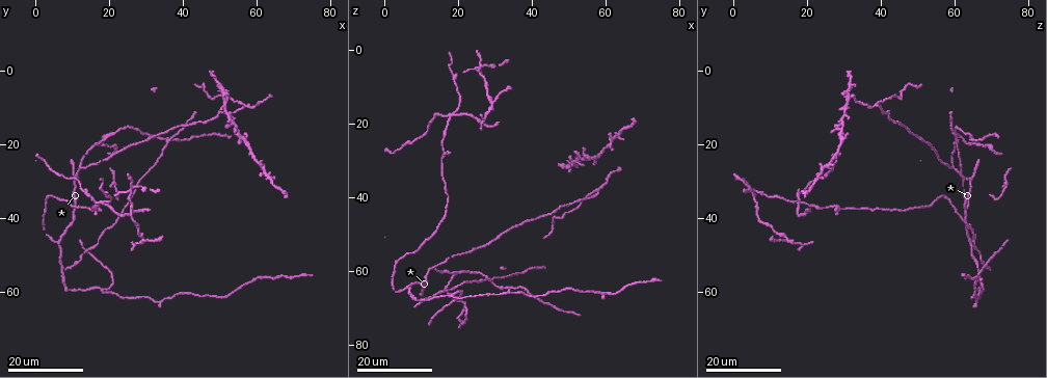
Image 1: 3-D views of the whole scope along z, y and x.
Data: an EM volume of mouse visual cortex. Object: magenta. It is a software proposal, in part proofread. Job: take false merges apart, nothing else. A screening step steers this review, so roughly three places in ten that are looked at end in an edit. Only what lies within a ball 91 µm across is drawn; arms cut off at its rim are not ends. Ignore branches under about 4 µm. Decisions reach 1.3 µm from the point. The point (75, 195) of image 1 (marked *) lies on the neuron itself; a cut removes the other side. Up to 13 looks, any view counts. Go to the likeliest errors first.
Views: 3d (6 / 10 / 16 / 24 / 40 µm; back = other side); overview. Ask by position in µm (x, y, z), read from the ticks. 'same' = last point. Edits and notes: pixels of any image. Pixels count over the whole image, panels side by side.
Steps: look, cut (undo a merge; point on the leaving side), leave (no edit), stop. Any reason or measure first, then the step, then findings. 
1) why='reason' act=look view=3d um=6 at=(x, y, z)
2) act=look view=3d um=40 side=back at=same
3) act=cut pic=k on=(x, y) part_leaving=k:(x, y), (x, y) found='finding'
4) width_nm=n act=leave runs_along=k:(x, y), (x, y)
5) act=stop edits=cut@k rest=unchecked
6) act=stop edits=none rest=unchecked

why='a fork' act=look view=3d um=24 at=(57.5, 10.0, 38.5)

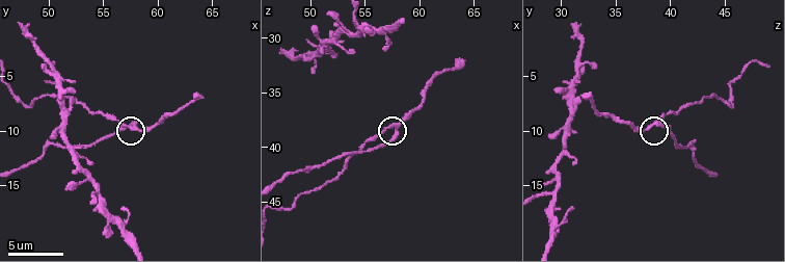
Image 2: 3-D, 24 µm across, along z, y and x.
why='closer look' act=look view=3d um=10 at=(57.4, 9.6, 38.0)

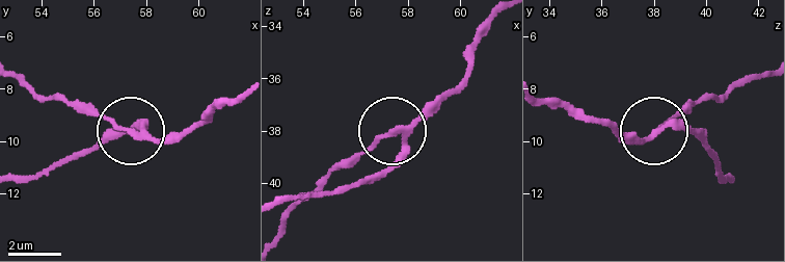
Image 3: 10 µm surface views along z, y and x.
arms=3 act=cut pic=3 on=(104, 115) found='a second neuron is stuck on'

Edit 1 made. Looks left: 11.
why='redraw' act=look view=overview

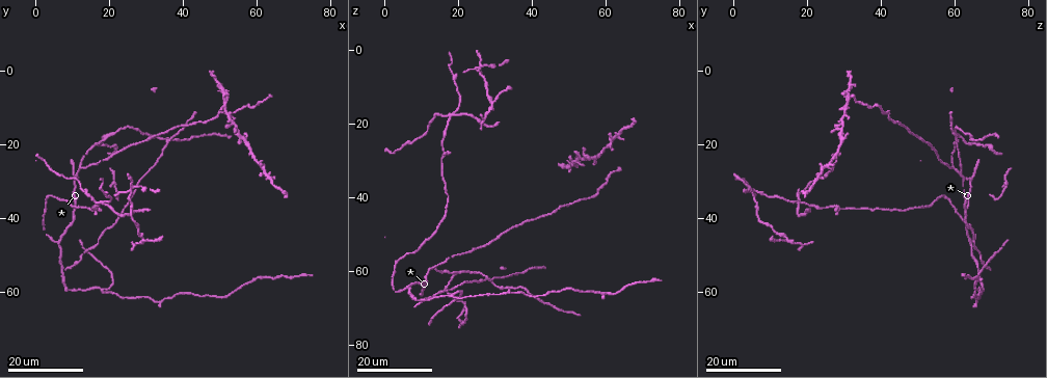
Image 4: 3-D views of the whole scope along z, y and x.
why='arms part here' act=look view=3d um=24 at=(17.0, 35.5, 18.0)

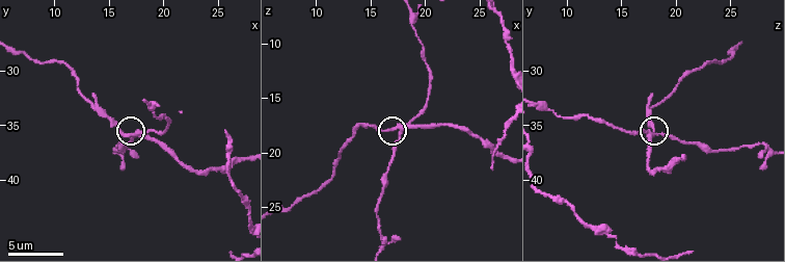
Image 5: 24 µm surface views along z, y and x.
act=look view=3d um=10 at=(17.2, 35.6, 17.6)

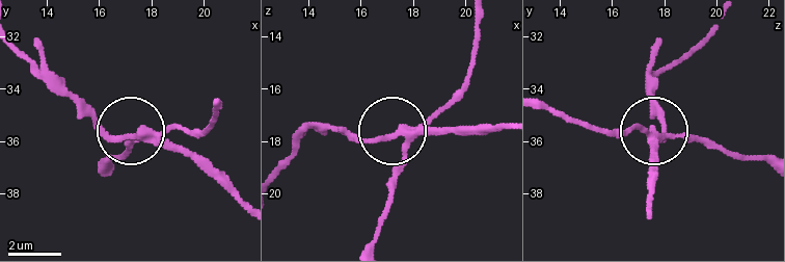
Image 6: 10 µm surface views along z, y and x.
act=cut pic=6 on=(188, 152) part_leaving=6:(151, 140), (106, 133), (19, 46) found='two neurons meet here'

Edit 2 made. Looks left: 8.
act=look view=overview

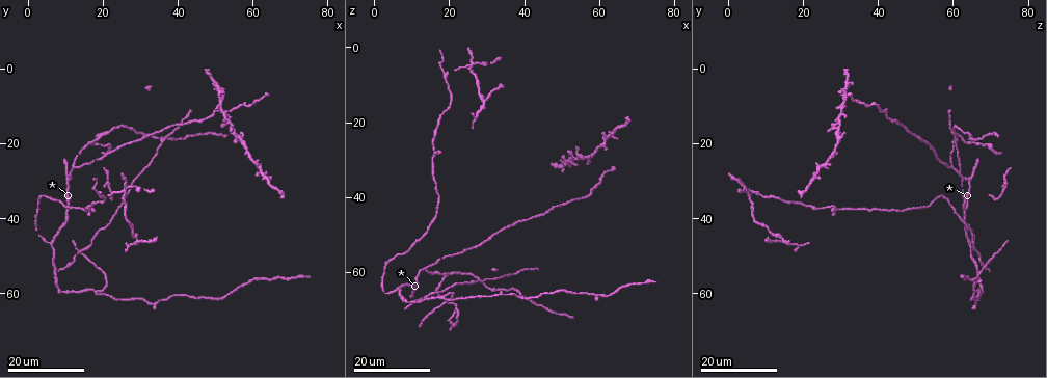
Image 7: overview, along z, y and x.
why='a fork' act=look view=3d um=24 at=(12.0, 26.0, 60.0)

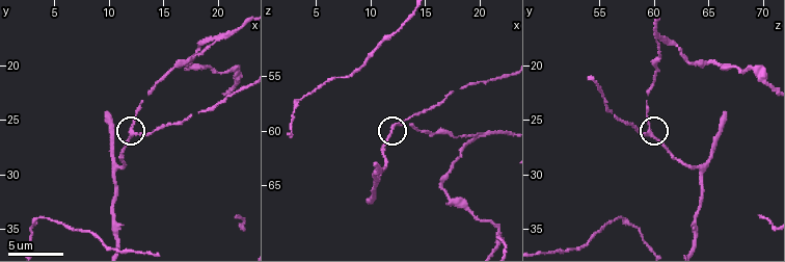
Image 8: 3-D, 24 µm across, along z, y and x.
act=look view=3d um=6 at=(12.2, 26.2, 59.6)

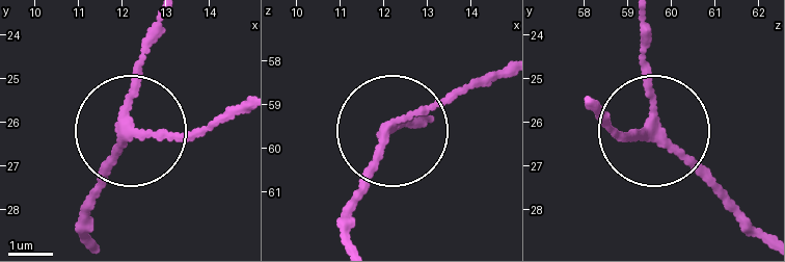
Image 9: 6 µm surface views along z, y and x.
width_nm=180 act=leave runs_along=9:(84, 240), (151, 24) found='one neuron here'

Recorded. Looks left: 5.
why='arms part here' act=look view=3d um=10 at=(52.2, 12.4, 30.0)

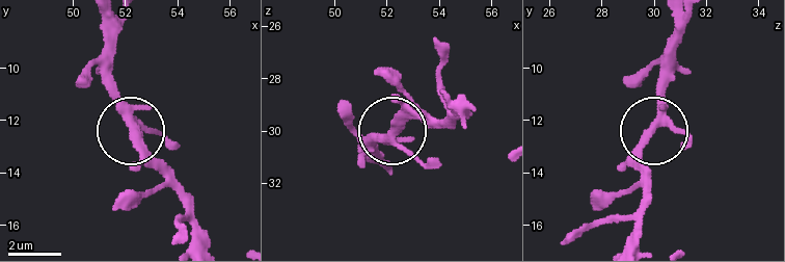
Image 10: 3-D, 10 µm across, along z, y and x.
width_nm=300 act=leave found='all the same neuron'

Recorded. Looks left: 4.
why='a fork' act=look view=3d um=24 at=(18.5, 60.0, 66.5)

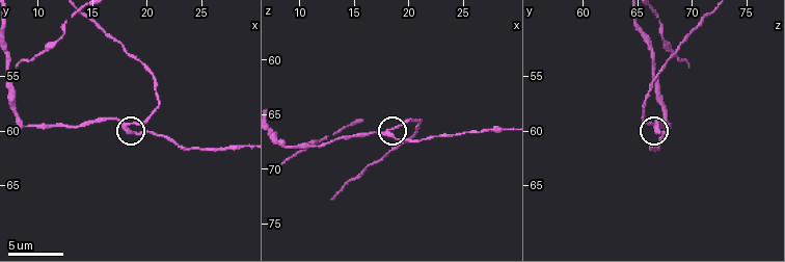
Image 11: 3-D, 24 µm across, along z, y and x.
why='zoom in' act=look view=3d um=10 at=(18.2, 59.8, 66.6)

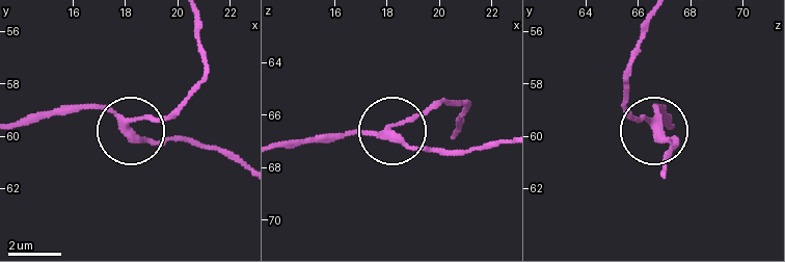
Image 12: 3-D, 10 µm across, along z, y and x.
arms=3 act=leave found='continuous, no second neuron'

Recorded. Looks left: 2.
why='two arms in line, one across' act=look view=3d um=10 at=(50.8, 11.4, 41.6)

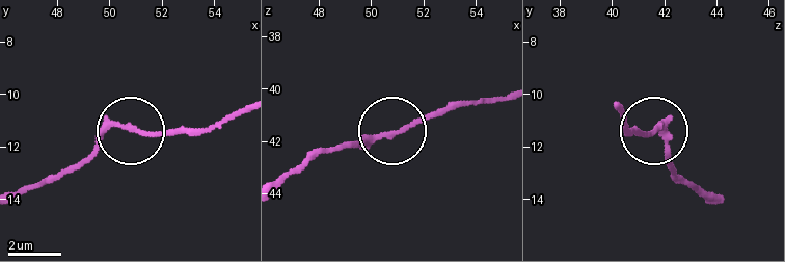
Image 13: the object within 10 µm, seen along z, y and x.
act=look view=3d um=10 side=back at=(50.8, 11.3, 41.7)

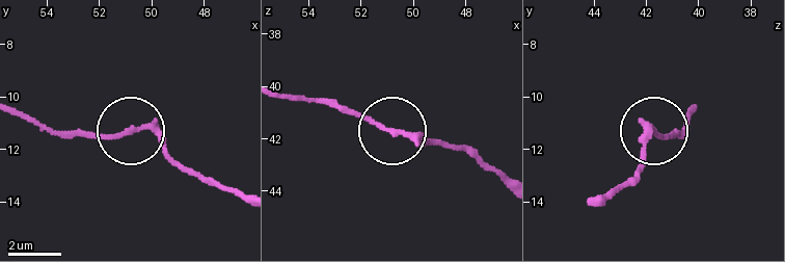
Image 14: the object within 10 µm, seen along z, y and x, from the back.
width_nm=150 act=leave runs_along=14:(244, 198), (184, 166), (143, 129), (72, 133) found='all the same neuron'

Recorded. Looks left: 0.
act=stop edits=cut@3,cut@6 rest=unchecked

